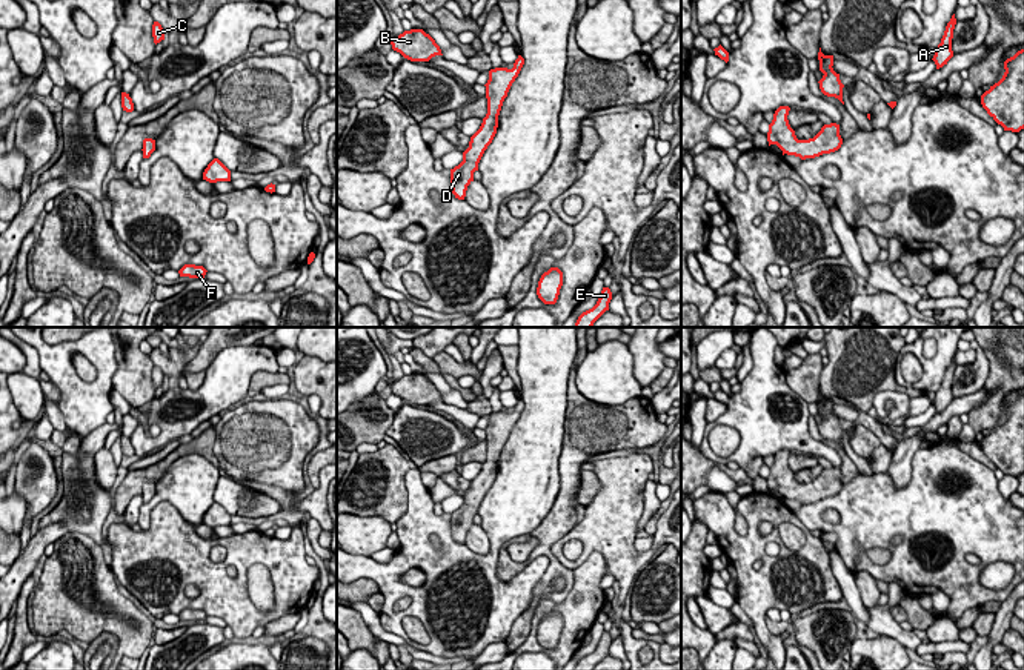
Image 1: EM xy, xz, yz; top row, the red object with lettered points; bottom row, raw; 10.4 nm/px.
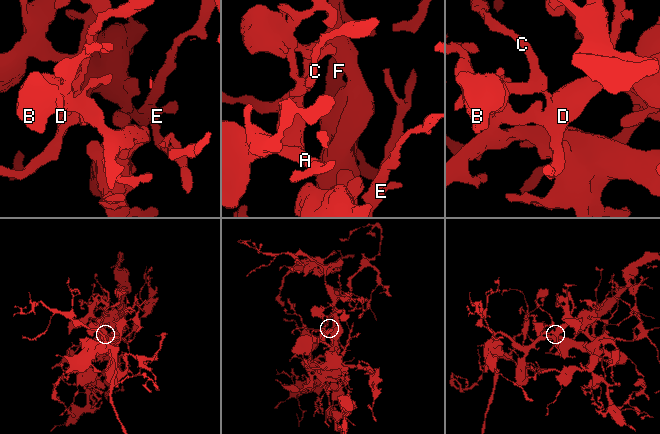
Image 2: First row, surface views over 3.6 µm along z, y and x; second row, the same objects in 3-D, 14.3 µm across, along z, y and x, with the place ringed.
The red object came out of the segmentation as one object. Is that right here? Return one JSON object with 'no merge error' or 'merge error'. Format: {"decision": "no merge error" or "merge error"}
{"decision": "no merge error"}

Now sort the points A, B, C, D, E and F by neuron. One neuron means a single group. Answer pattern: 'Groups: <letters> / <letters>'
Groups: A B C D E F

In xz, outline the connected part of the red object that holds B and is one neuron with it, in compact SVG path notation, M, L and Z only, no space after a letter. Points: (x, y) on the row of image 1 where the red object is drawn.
M423 29L404 31L391 40L392 49L411 61L429 61L435 55L443 55L435 40Z

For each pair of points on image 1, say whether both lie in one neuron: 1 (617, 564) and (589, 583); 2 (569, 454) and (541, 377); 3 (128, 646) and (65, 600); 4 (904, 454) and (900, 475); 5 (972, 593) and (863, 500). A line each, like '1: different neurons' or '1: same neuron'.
1: different neurons
2: different neurons
3: same neuron
4: same neuron
5: same neuron

